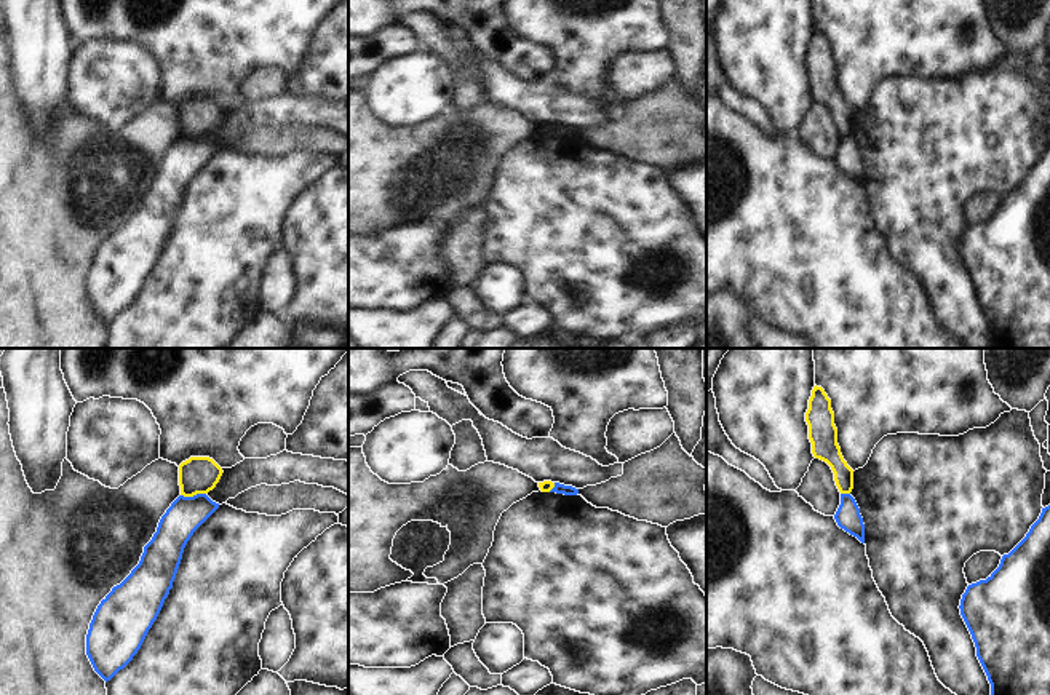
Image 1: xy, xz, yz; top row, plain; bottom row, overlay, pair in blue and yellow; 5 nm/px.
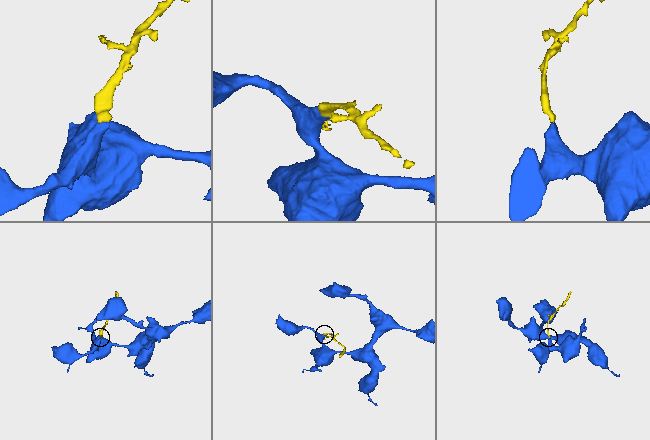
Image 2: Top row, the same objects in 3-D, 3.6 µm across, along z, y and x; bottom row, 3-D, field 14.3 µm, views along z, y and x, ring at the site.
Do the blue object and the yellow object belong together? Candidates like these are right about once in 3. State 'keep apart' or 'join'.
keep apart

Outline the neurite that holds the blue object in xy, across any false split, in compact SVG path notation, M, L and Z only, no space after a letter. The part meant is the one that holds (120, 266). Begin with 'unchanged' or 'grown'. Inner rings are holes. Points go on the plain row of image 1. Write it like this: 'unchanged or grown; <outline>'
unchanged; M206 136L179 137L161 158L139 206L97 248L86 297L105 324L141 291L173 230L187 184L217 150Z

